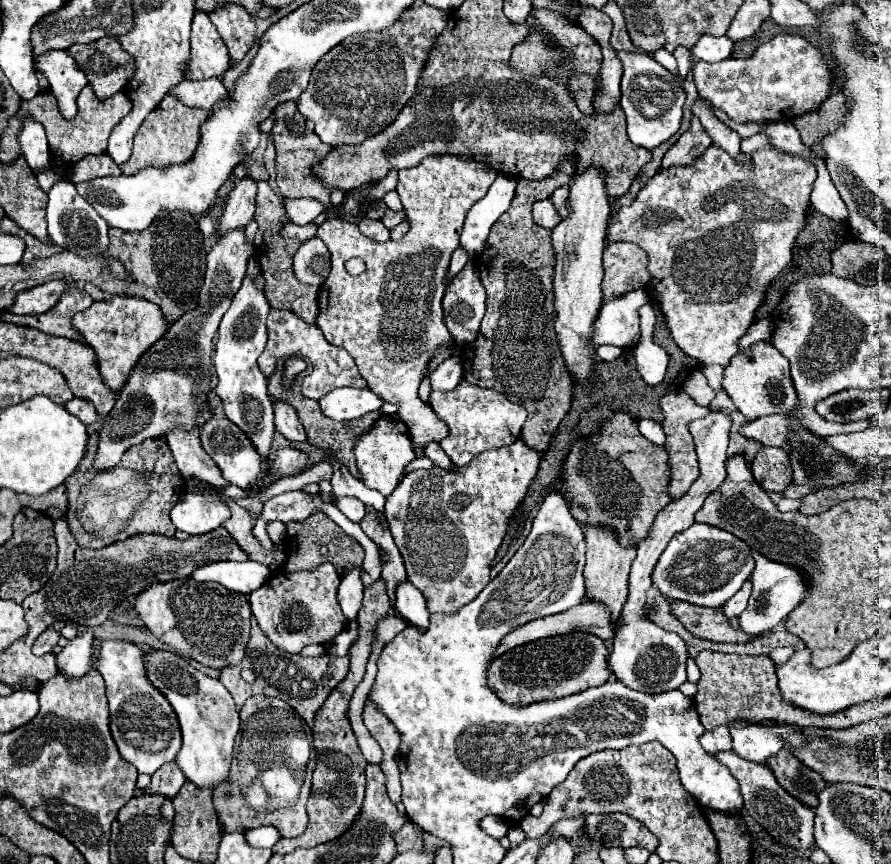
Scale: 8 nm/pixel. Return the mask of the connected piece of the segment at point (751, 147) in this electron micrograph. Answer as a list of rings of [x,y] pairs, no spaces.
[[[755,134],[755,136],[751,136],[751,138],[745,138],[745,140],[741,140],[741,148],[743,148],[743,152],[755,152],[755,150],[759,150],[759,148],[769,148],[771,146],[771,142],[769,142],[769,138],[765,136],[765,134]]]

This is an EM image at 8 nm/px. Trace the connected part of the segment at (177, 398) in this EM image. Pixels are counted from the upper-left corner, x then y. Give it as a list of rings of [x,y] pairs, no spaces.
[[[235,228],[215,240],[211,252],[207,254],[207,274],[199,296],[201,306],[183,314],[165,332],[165,338],[159,338],[153,348],[143,354],[143,358],[131,372],[125,388],[117,394],[113,410],[103,418],[97,454],[93,460],[93,466],[97,470],[115,468],[125,450],[135,446],[139,440],[165,436],[175,426],[193,426],[195,418],[207,404],[211,392],[213,336],[235,292],[241,288],[241,280],[247,270],[247,260],[253,254],[255,248],[247,242],[245,228]]]

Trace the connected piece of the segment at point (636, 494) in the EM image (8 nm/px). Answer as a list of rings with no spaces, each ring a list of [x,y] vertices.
[[[623,412],[603,424],[599,434],[573,444],[563,466],[563,480],[575,520],[579,524],[609,526],[625,548],[637,548],[649,536],[655,516],[671,500],[669,454],[665,448],[647,442],[639,434],[637,424]]]

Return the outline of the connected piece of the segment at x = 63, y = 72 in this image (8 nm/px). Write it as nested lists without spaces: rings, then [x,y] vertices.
[[[51,50],[43,56],[37,56],[35,68],[43,72],[49,80],[49,88],[59,100],[61,114],[71,120],[77,114],[77,96],[81,88],[87,84],[83,70],[77,66],[75,58],[65,50]]]

